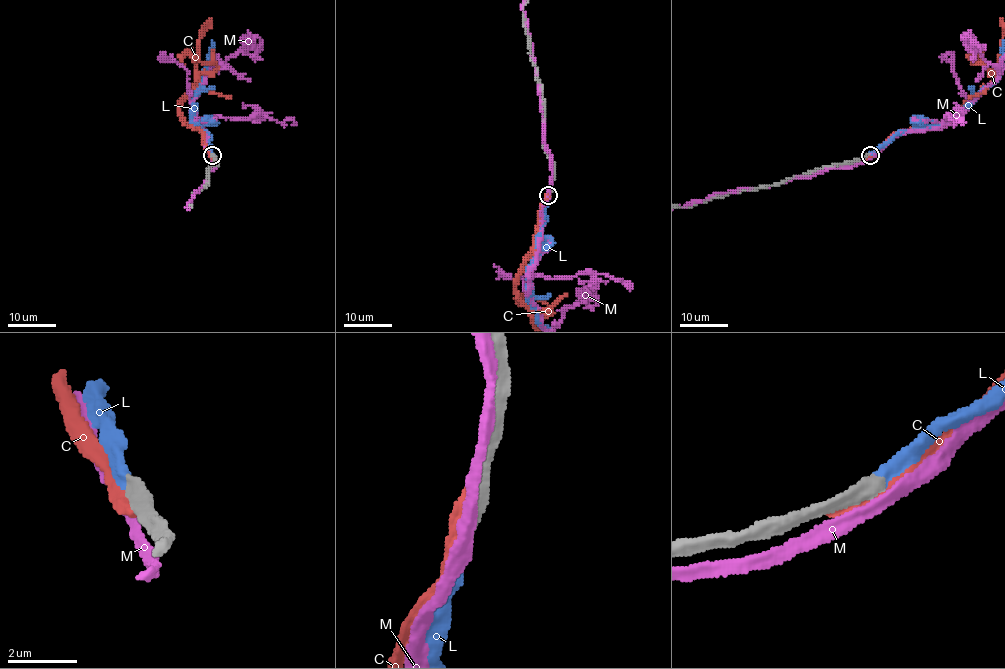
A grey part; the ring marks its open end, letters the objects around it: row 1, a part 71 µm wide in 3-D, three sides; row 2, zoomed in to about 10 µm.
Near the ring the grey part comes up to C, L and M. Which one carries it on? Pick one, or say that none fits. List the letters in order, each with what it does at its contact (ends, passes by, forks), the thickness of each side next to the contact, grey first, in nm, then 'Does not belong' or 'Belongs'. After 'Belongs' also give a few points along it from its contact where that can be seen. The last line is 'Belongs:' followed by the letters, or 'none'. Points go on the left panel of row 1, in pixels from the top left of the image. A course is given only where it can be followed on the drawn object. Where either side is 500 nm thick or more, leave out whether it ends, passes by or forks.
C: It ends there. Thickness 480 nm (grey) against 420 nm. Does not belong
L: It ends there. Thickness 400 nm (grey) against 360 nm. Belongs. Its course: (212, 156), (209, 136), (191, 119), (192, 95), (200, 88), (212, 40)
M: It passes by. Thickness 480 nm (grey) against 360 nm. Does not belong
Belongs: L

